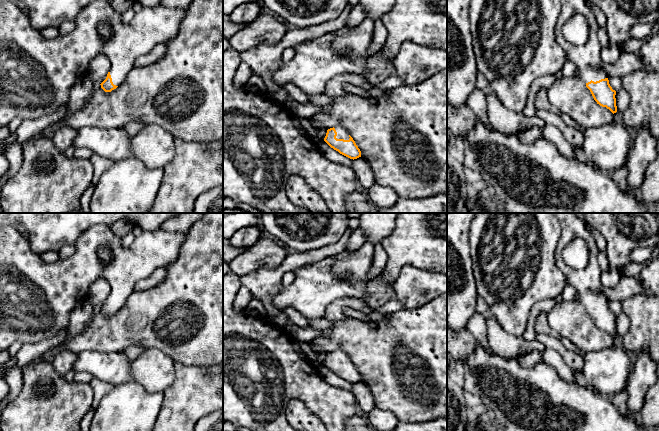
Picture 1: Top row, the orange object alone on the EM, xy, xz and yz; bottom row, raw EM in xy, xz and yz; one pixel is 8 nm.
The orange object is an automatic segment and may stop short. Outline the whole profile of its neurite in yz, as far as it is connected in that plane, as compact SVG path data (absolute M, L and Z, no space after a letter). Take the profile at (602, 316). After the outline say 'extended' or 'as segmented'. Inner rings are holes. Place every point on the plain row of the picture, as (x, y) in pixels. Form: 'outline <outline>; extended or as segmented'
outline M574 213L553 214L561 227L561 236L555 251L557 267L576 289L578 300L584 305L597 328L606 331L613 338L616 337L616 315L610 310L608 300L602 293L604 287L600 277L603 270L598 264L599 249L593 234L587 229L586 223ZM576 238L581 238L589 244L589 262L582 270L568 266L562 256L564 248Z; extended

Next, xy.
outline M97 224L86 230L76 241L75 253L55 262L47 263L34 253L29 242L14 227L0 227L0 352L7 350L14 342L37 343L51 338L70 325L70 313L75 306L86 301L88 290L97 279L104 279L111 288L106 303L100 308L105 316L116 313L135 290L136 284L158 268L165 268L177 260L187 233L168 232L162 229L144 231L136 236L129 247L124 247L121 238L108 225ZM107 244L112 249L112 259L103 262L98 256L98 248Z; extended

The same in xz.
outline M340 349L328 353L324 365L331 372L350 383L361 381L361 375L355 365Z; extended

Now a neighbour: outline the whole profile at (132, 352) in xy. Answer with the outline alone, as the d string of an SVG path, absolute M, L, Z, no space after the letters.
M130 346L124 352L129 361L135 360L145 350L142 346Z

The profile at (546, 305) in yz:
M547 298L537 302L531 309L528 316L528 324L526 330L523 334L523 337L527 341L533 341L537 337L537 332L535 329L535 324L538 316L545 312L546 314L550 312L556 305L556 298Z

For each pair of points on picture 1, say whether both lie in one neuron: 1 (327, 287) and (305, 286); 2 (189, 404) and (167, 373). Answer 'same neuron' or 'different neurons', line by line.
1: same neuron
2: different neurons

